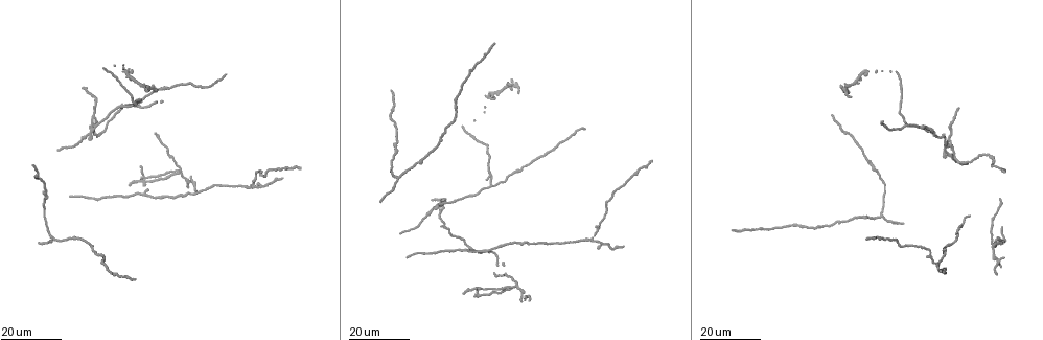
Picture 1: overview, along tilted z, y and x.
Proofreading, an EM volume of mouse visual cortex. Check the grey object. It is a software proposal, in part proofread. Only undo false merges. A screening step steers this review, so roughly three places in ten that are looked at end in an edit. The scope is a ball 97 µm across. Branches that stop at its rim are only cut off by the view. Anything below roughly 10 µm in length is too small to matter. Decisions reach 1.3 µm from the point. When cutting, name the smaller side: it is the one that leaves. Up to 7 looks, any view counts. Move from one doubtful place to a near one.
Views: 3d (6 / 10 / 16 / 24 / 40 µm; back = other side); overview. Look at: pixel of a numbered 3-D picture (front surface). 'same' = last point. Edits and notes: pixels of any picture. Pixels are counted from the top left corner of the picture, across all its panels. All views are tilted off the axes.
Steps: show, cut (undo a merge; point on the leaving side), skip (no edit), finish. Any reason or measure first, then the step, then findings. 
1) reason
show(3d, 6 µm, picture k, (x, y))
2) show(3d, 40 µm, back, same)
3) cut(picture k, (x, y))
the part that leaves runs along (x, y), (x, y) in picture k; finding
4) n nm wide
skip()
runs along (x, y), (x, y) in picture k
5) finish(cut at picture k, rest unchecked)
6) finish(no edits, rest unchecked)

four arms meet
show(3d, 24 µm, picture 1, (181, 171))

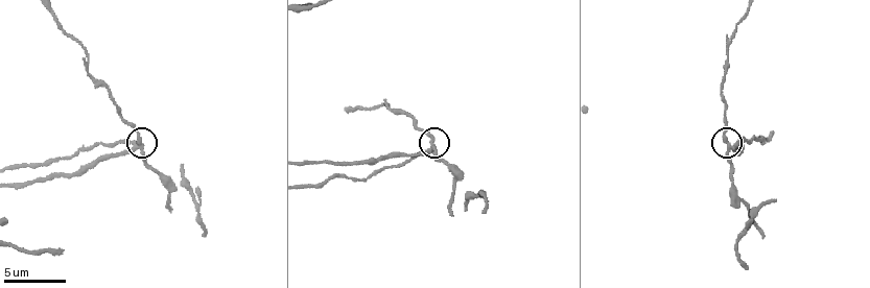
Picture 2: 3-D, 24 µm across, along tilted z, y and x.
zoom in
show(3d, 10 µm, picture 2, (139, 147))

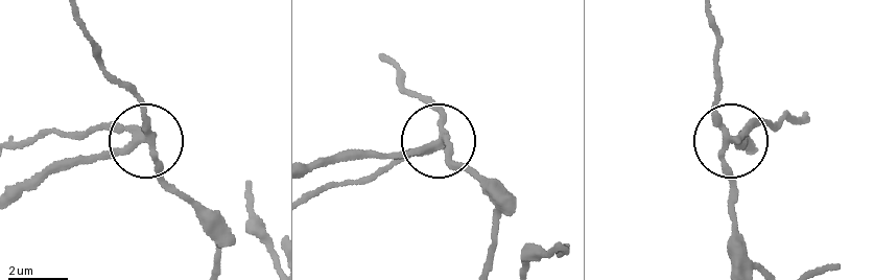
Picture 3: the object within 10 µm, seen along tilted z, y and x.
cut(picture 3, (104, 127))
the part that leaves runs along (139, 138), (92, 131), (19, 140) in picture 3; a second neuron is stuck on

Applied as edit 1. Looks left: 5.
show(overview)

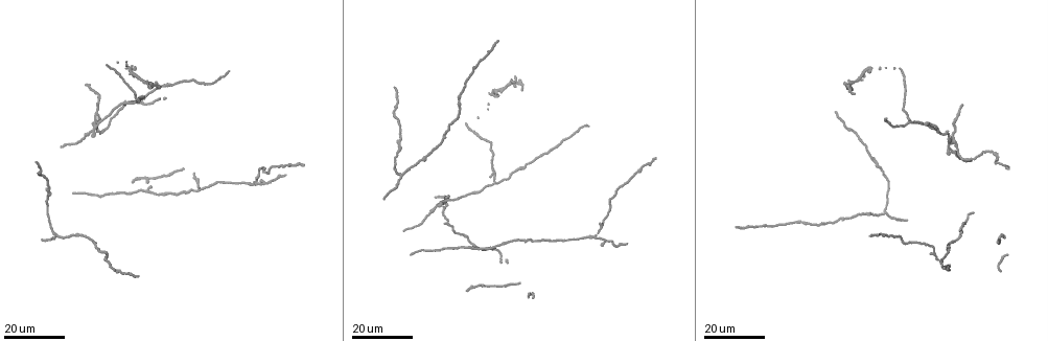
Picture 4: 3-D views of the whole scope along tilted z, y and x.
three arms meet
show(3d, 24 µm, picture 4, (493, 182))

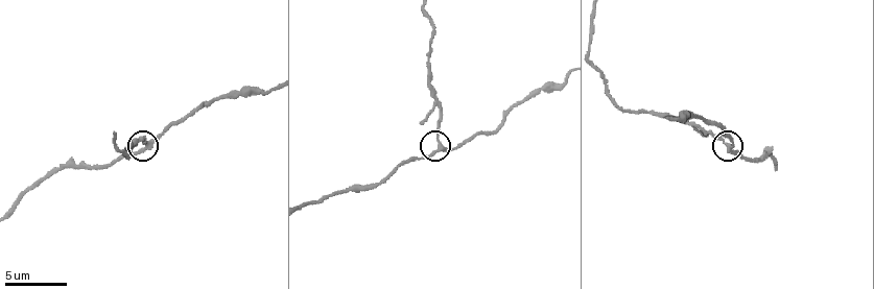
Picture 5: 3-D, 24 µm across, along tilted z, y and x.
closer look
show(3d, 10 µm, picture 5, (727, 143))

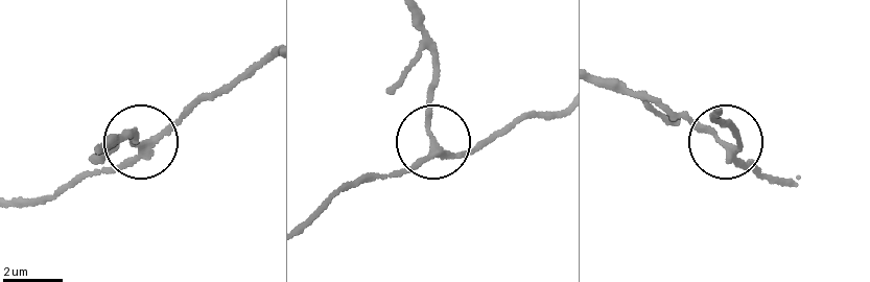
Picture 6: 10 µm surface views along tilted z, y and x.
3 arms
skip()
runs along (308, 224), (348, 190), (395, 178), (430, 148), (490, 140) in picture 6; all the same neuron

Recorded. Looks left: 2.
finish(cut at picture 3, rest unchecked)

